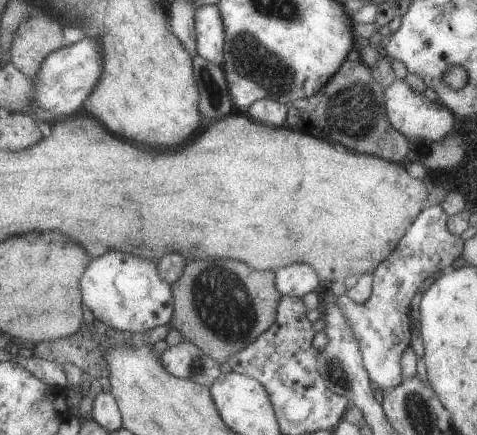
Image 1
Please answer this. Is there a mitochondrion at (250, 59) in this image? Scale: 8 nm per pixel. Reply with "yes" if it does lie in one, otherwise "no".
yes

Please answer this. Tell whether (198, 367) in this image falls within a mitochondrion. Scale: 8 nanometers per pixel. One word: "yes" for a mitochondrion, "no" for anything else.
yes

